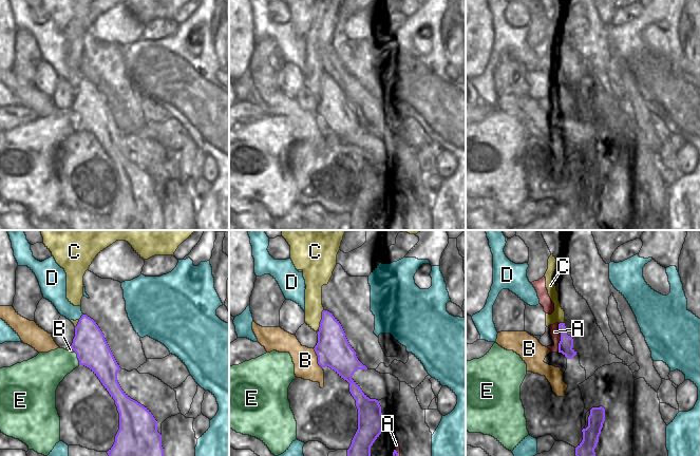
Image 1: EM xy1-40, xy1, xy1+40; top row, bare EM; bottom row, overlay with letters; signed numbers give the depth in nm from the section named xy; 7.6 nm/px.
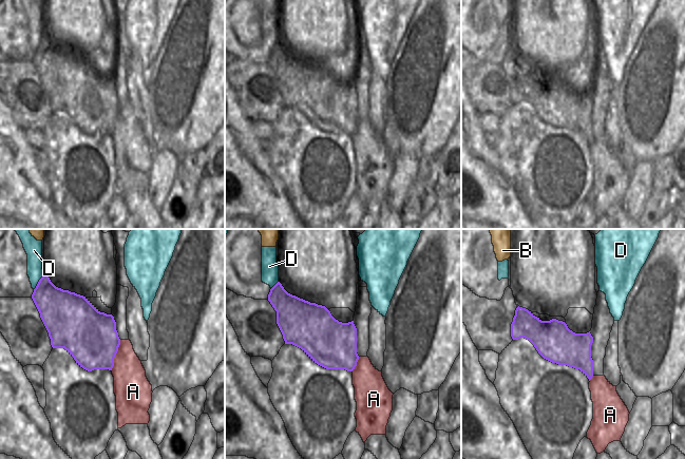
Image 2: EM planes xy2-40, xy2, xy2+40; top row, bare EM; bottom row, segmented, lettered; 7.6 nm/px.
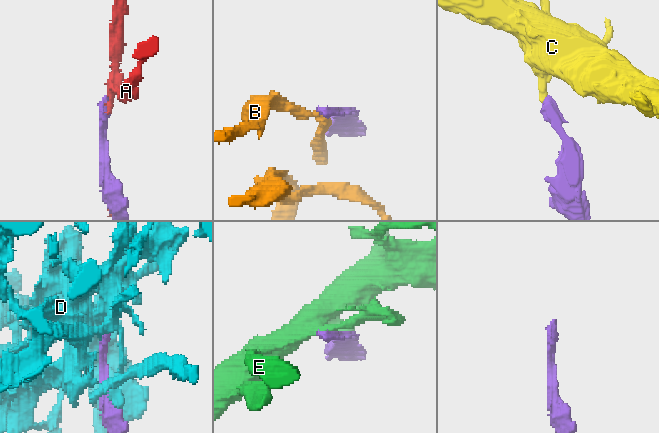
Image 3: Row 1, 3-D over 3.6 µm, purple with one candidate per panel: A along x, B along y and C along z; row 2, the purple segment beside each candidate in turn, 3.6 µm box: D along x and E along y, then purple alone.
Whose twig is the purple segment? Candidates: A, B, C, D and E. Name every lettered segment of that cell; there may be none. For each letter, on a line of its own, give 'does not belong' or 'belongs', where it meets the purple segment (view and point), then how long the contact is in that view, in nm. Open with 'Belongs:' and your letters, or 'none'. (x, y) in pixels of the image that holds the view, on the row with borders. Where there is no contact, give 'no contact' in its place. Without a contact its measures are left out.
Belongs: A
A: belongs; meets purple in xy2-40 at (115, 355); contact 260 nm long
B: does not belong; meets purple in xy1 at (318, 359); contact 180 nm long
C: does not belong; meets purple in xy1 at (322, 319); contact 160 nm long
D: does not belong; meets purple in xy2-40 at (38, 282); contact 150 nm long
E: does not belong; meets purple in xy1-40 at (77, 357); contact 120 nm long

